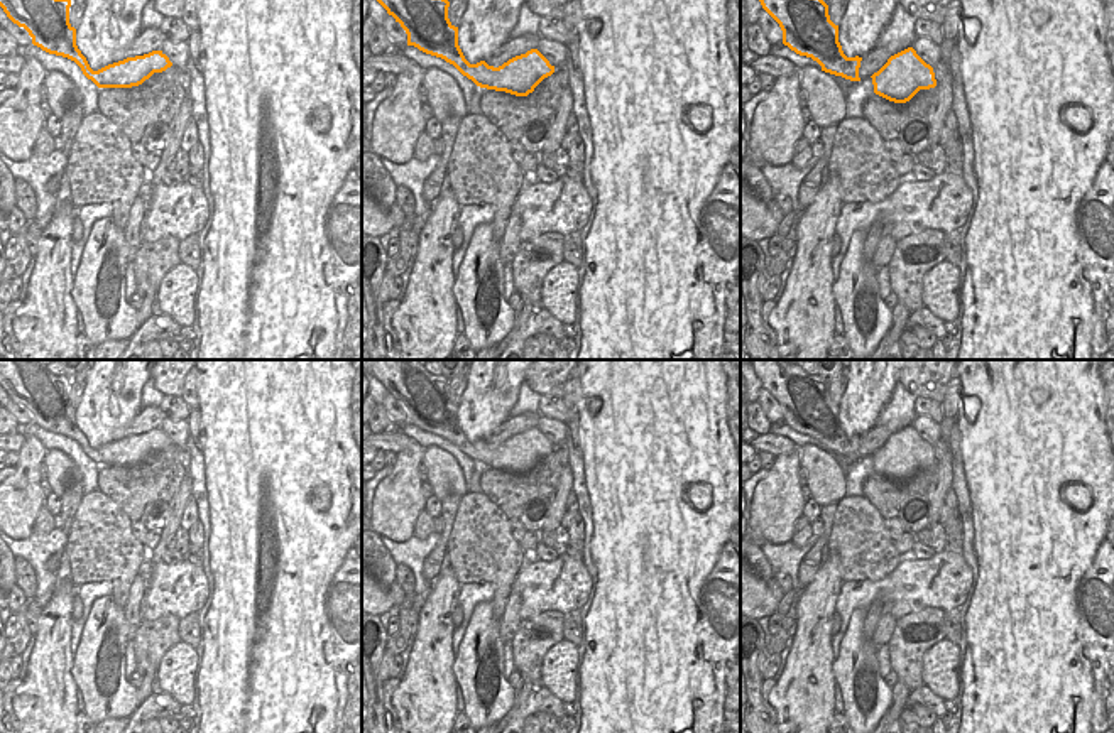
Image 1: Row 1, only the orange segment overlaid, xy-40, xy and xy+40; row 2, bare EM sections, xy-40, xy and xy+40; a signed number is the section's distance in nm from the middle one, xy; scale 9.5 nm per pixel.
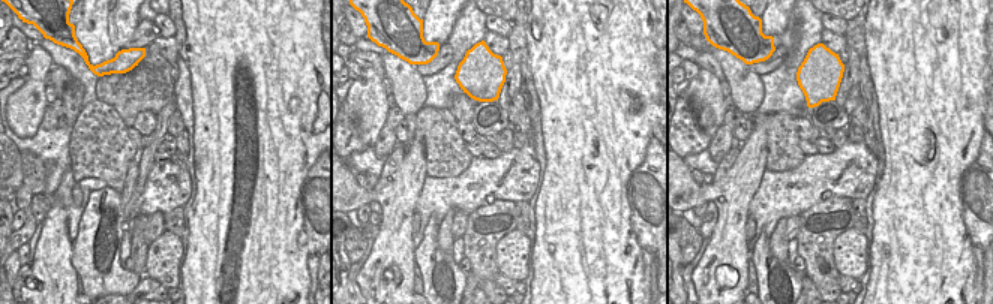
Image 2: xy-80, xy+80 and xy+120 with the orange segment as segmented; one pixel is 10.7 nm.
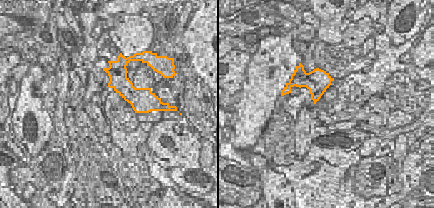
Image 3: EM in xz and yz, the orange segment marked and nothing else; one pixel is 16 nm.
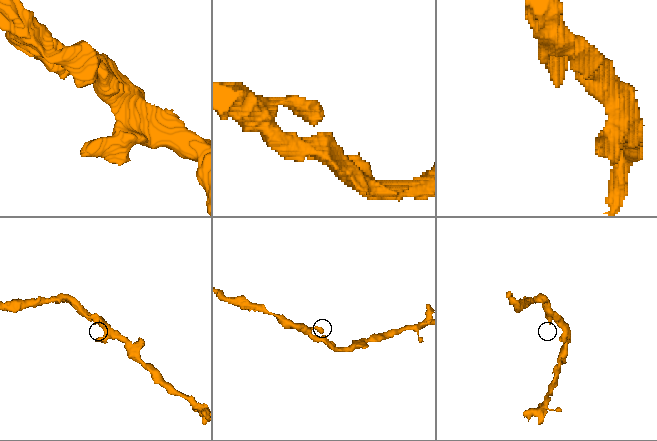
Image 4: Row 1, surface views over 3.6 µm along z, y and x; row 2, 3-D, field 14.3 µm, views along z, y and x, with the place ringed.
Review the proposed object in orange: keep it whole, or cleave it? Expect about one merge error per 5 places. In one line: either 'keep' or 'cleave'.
keep

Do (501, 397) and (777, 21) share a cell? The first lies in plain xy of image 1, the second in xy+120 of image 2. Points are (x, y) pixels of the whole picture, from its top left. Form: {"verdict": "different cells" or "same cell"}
{"verdict": "same cell"}

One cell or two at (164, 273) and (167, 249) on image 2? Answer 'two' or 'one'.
one

